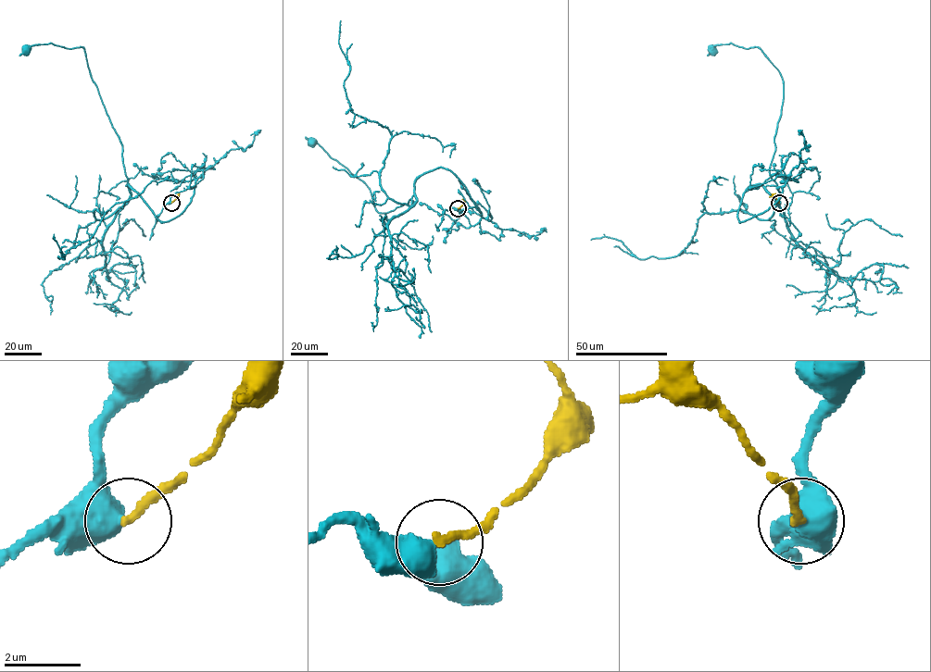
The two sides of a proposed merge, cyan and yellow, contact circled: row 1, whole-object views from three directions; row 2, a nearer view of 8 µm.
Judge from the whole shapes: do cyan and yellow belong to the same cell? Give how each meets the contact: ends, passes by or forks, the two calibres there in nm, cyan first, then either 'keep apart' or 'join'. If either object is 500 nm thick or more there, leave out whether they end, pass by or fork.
650 nm thick on the cyan side, 240 nm on the other; keep apart

